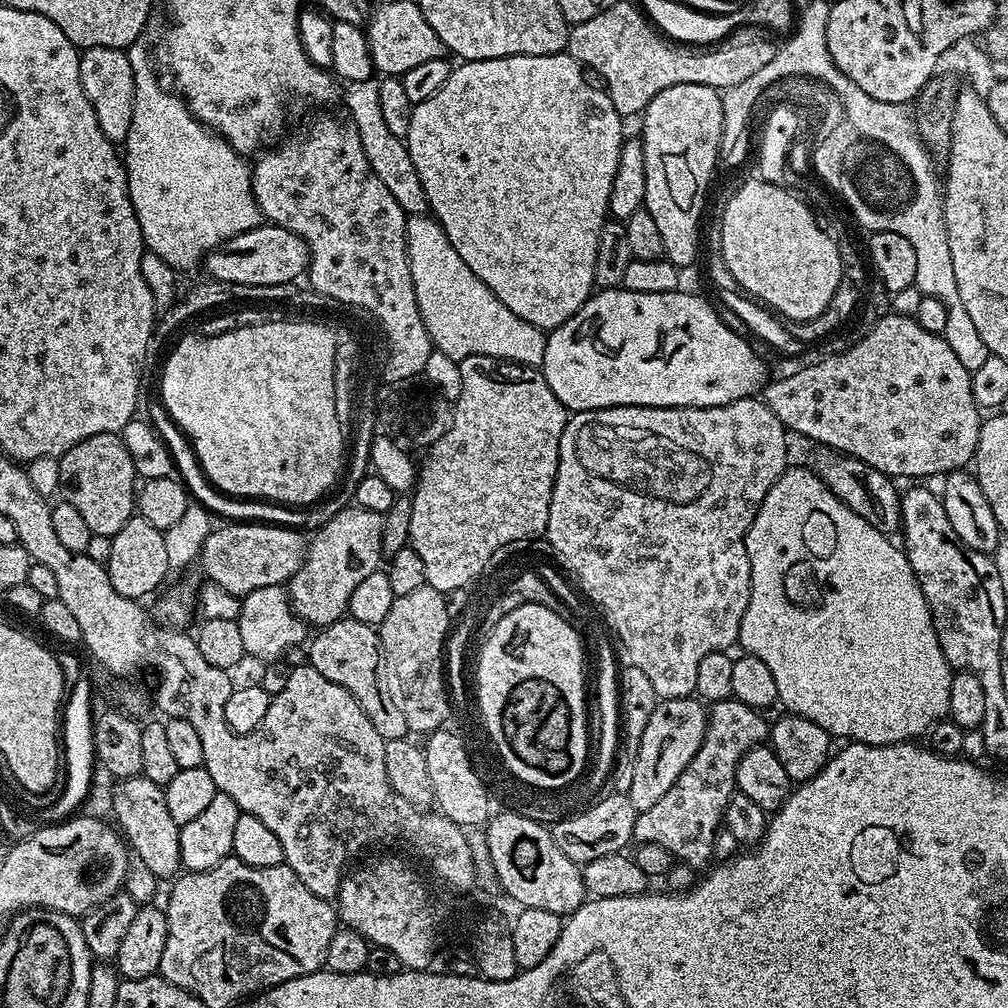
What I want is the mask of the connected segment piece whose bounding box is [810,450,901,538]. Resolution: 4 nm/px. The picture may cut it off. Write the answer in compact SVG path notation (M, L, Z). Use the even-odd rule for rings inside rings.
M835 450L824 451L810 461L811 467L823 484L830 489L841 502L850 510L854 510L874 530L878 530L883 536L892 538L901 531L900 527L900 497L901 493L896 492L897 481L891 476L882 474L882 470L874 470L866 462L862 462L853 456L846 456L842 452ZM828 455L828 456L827 456Z

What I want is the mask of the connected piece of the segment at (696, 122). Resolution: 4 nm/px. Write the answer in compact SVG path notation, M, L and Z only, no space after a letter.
M679 84L678 86L670 86L670 90L662 90L653 98L642 113L642 121L644 120L644 136L642 135L642 143L644 145L644 157L646 158L646 198L644 199L644 209L650 214L650 218L654 218L654 222L658 225L658 231L662 234L662 246L664 247L665 257L671 264L675 264L677 268L687 269L687 264L692 264L696 260L696 255L702 252L702 236L700 240L700 215L704 212L704 195L708 192L708 183L712 180L712 175L718 169L718 161L720 159L720 143L722 142L722 122L724 115L722 114L722 102L720 101L721 93L710 86L694 86L693 84Z

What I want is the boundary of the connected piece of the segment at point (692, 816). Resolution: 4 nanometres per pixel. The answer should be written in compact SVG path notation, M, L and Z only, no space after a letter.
M735 698L715 701L707 713L708 729L702 746L698 746L698 754L690 758L690 766L678 774L678 782L662 794L661 800L650 806L650 810L637 815L632 831L636 844L662 846L679 863L681 860L692 868L704 869L713 863L716 831L721 831L726 802L736 791L738 762L750 749L763 745L770 736L769 721L764 721L757 709Z

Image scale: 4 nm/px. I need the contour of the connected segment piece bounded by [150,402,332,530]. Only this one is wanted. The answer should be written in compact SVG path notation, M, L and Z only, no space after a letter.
M156 402L152 408L152 413L150 413L150 419L160 431L161 438L168 444L168 449L172 451L172 462L179 479L184 481L189 493L203 507L213 513L219 514L221 512L224 518L235 518L240 512L244 512L244 522L267 522L277 526L291 526L297 530L304 528L308 516L312 516L312 520L320 520L323 524L327 522L328 512L332 512L332 504L328 504L328 508L316 508L316 512L280 512L280 508L260 508L260 504L232 504L232 500L220 500L220 491L213 487L208 477L205 476L204 468L196 457L196 451L192 449L192 441L177 426L176 421L173 420L172 415L169 414L163 403Z

